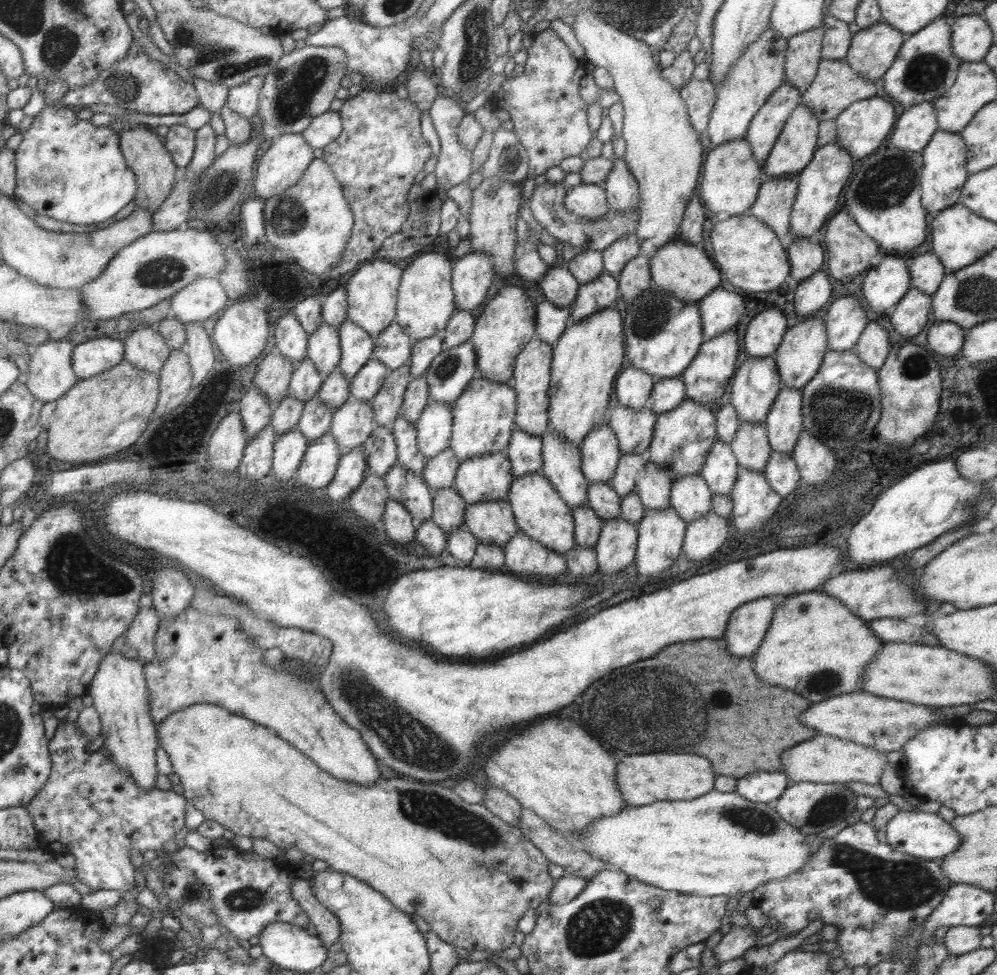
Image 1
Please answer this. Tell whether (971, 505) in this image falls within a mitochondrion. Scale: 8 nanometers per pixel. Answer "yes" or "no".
yes

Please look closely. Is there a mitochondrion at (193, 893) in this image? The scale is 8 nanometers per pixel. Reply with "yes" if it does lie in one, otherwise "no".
yes

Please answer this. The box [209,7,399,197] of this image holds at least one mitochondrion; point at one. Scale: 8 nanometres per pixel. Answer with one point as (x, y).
(296, 85)

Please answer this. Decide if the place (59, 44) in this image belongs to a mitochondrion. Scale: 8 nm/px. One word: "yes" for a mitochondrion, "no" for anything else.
yes

